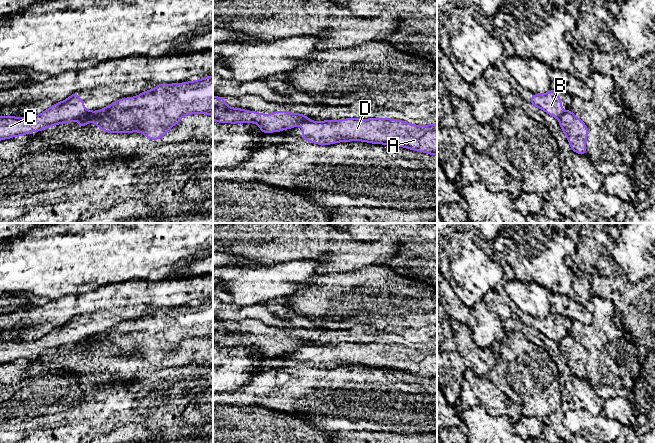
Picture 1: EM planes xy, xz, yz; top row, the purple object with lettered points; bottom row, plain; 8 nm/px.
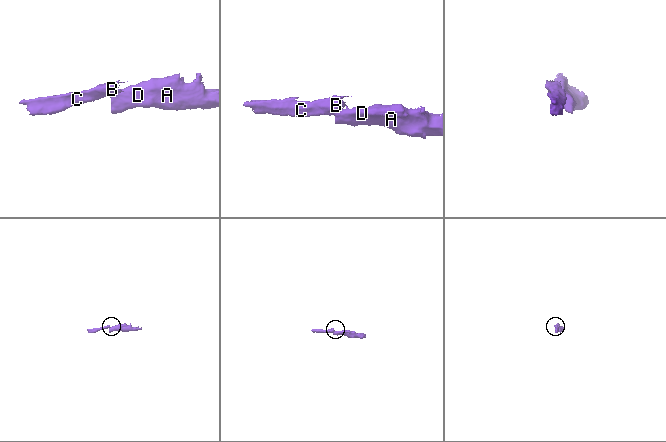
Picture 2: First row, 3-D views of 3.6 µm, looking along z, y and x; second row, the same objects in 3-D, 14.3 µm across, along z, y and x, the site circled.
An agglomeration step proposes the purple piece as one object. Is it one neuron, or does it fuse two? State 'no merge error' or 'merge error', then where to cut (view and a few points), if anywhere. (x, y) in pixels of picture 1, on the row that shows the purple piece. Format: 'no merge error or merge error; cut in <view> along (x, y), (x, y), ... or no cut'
merge error; cut in xy along (92, 111), (77, 118)

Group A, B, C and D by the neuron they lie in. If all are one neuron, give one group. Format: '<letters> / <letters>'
A D / B C

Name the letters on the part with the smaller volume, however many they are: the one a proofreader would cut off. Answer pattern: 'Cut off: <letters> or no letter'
Cut off: B, C

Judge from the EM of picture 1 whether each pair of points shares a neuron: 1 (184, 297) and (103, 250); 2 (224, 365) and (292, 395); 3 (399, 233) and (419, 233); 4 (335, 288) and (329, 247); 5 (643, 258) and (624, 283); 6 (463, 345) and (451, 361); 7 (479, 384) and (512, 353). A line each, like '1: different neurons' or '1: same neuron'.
1: different neurons
2: different neurons
3: same neuron
4: different neurons
5: different neurons
6: different neurons
7: different neurons

